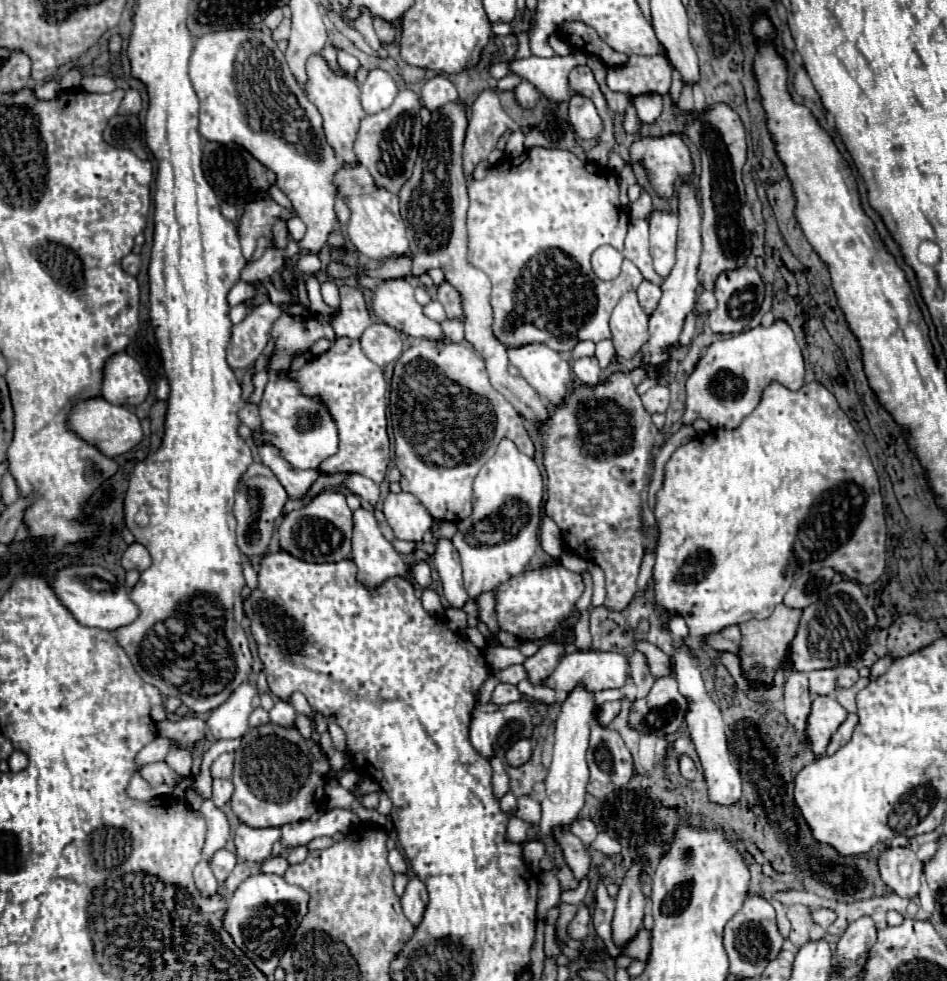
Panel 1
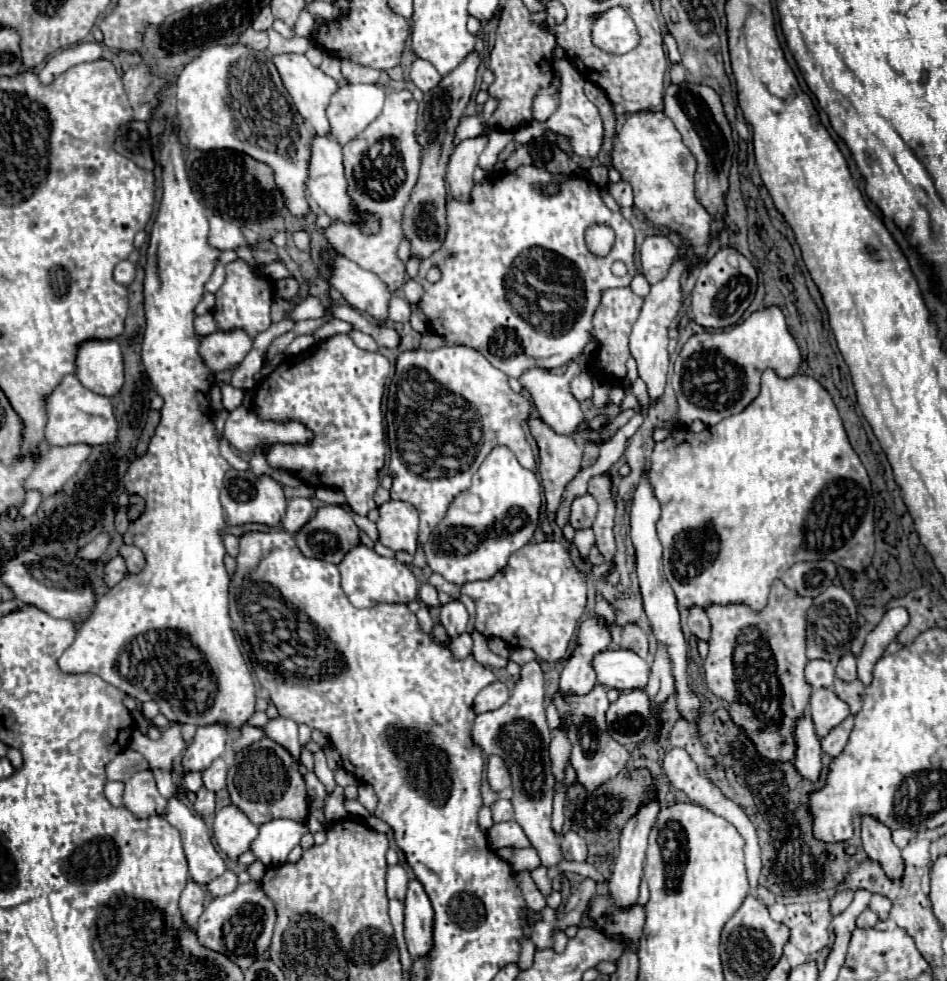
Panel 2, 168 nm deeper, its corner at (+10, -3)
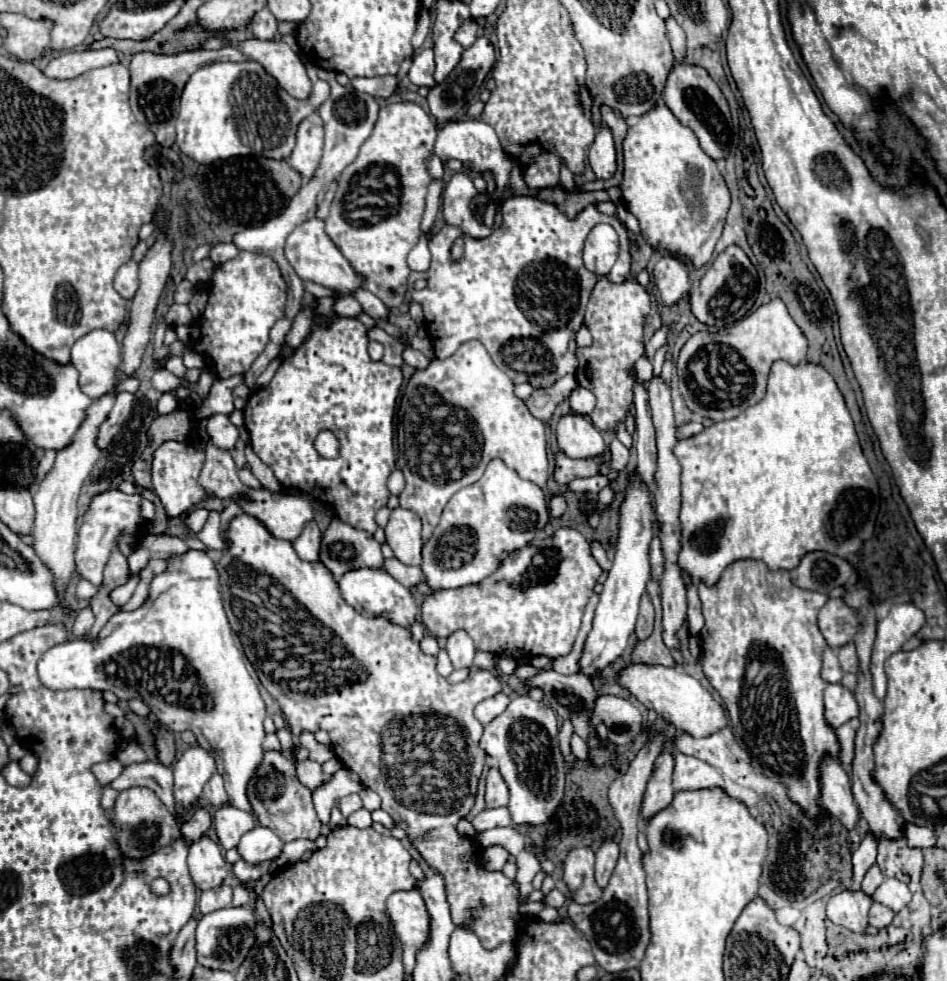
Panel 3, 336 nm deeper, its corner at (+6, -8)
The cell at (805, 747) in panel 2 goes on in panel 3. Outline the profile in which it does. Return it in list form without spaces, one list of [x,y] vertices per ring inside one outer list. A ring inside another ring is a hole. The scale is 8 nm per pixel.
[[[823,755],[819,767],[821,783],[821,803],[823,807],[837,817],[847,829],[853,829],[859,819],[859,809],[851,795],[851,783],[847,773],[841,769],[839,761],[831,755]]]

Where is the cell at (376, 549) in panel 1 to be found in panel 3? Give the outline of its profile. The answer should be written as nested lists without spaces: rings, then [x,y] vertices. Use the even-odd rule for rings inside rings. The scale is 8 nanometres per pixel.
[[[361,567],[357,571],[347,571],[339,579],[339,587],[341,587],[343,599],[365,617],[387,615],[387,617],[391,617],[391,621],[395,621],[401,627],[411,627],[411,623],[417,617],[419,609],[417,609],[413,593],[403,583],[399,583],[395,577],[391,577],[385,569]]]

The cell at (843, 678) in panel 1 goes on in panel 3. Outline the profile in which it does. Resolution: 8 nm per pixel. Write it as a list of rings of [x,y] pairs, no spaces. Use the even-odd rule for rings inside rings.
[[[847,643],[845,647],[839,649],[839,663],[845,673],[855,673],[855,675],[859,673],[859,659],[857,659],[855,643]]]

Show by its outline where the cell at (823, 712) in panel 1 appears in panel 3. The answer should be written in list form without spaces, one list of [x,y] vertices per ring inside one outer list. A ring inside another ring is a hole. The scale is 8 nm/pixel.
[[[839,683],[825,687],[825,719],[829,727],[837,729],[857,715],[859,709],[857,709],[855,695],[847,687]]]

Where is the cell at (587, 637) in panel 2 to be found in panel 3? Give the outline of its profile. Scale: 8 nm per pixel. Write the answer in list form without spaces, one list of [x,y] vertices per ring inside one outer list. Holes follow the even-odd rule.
[[[637,475],[629,477],[629,485],[625,491],[625,499],[619,507],[619,541],[617,551],[613,559],[613,567],[607,575],[607,581],[603,583],[601,601],[595,609],[593,627],[585,639],[585,647],[579,659],[579,673],[583,675],[597,675],[597,671],[603,671],[609,667],[617,657],[623,655],[629,643],[629,635],[633,635],[639,601],[645,593],[645,585],[649,581],[649,557],[647,549],[653,539],[653,509],[651,509],[651,495],[643,487]]]

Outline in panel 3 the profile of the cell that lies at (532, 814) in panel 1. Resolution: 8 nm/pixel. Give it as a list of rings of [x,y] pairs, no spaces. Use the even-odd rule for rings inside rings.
[[[497,807],[497,809],[481,811],[477,817],[471,819],[471,823],[477,831],[485,831],[485,829],[493,829],[493,827],[509,827],[513,821],[511,821],[507,807]]]

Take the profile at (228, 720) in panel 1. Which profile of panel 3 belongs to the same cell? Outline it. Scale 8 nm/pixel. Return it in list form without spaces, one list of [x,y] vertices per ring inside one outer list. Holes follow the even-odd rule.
[[[195,745],[189,747],[175,763],[175,801],[183,807],[195,803],[203,791],[203,785],[215,773],[215,757],[211,751]]]

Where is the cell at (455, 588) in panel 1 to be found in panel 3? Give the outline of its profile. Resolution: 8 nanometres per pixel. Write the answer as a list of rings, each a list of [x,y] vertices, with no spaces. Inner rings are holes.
[[[455,631],[447,637],[447,653],[453,661],[453,667],[471,667],[473,665],[473,653],[475,645],[473,639],[465,631]]]

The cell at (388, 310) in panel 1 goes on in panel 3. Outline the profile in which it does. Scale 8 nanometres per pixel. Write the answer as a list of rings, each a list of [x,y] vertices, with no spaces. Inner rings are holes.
[[[313,217],[313,219],[305,221],[301,227],[297,227],[287,239],[285,255],[301,279],[319,283],[339,295],[353,295],[365,283],[365,277],[359,275],[357,271],[353,271],[351,263],[341,255],[341,251],[335,247],[335,243],[327,237],[321,219]]]

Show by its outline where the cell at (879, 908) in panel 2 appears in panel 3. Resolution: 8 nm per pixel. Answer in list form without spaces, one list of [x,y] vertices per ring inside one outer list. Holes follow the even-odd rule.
[[[885,879],[873,895],[875,903],[889,907],[893,913],[899,913],[909,903],[909,899],[911,899],[909,889],[905,887],[905,883],[897,881],[897,879]]]

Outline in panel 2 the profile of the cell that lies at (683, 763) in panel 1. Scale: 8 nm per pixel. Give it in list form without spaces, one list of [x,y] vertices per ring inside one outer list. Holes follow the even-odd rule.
[[[673,748],[673,750],[669,750],[669,752],[665,754],[663,770],[665,770],[669,782],[671,782],[677,790],[685,792],[693,802],[705,806],[705,808],[711,810],[713,814],[721,814],[723,818],[727,818],[727,820],[741,832],[741,836],[743,836],[745,842],[747,842],[747,844],[745,844],[745,866],[747,866],[747,876],[749,876],[749,882],[751,882],[753,886],[757,886],[757,878],[759,878],[759,872],[761,872],[761,850],[759,850],[759,844],[757,844],[755,828],[753,828],[751,820],[747,818],[747,814],[743,812],[743,808],[741,808],[739,804],[735,804],[731,798],[727,798],[727,796],[707,778],[707,774],[703,774],[703,772],[697,768],[697,764],[691,760],[691,756],[689,756],[683,748]]]

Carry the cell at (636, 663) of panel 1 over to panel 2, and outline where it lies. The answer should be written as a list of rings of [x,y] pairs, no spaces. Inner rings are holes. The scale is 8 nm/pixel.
[[[633,622],[625,624],[621,632],[621,648],[633,650],[641,658],[647,658],[647,634],[639,624],[633,624]]]

